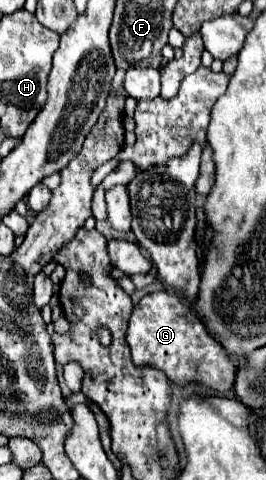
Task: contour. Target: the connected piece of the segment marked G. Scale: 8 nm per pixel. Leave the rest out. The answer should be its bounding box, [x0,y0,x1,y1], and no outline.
[127,292,237,392]

